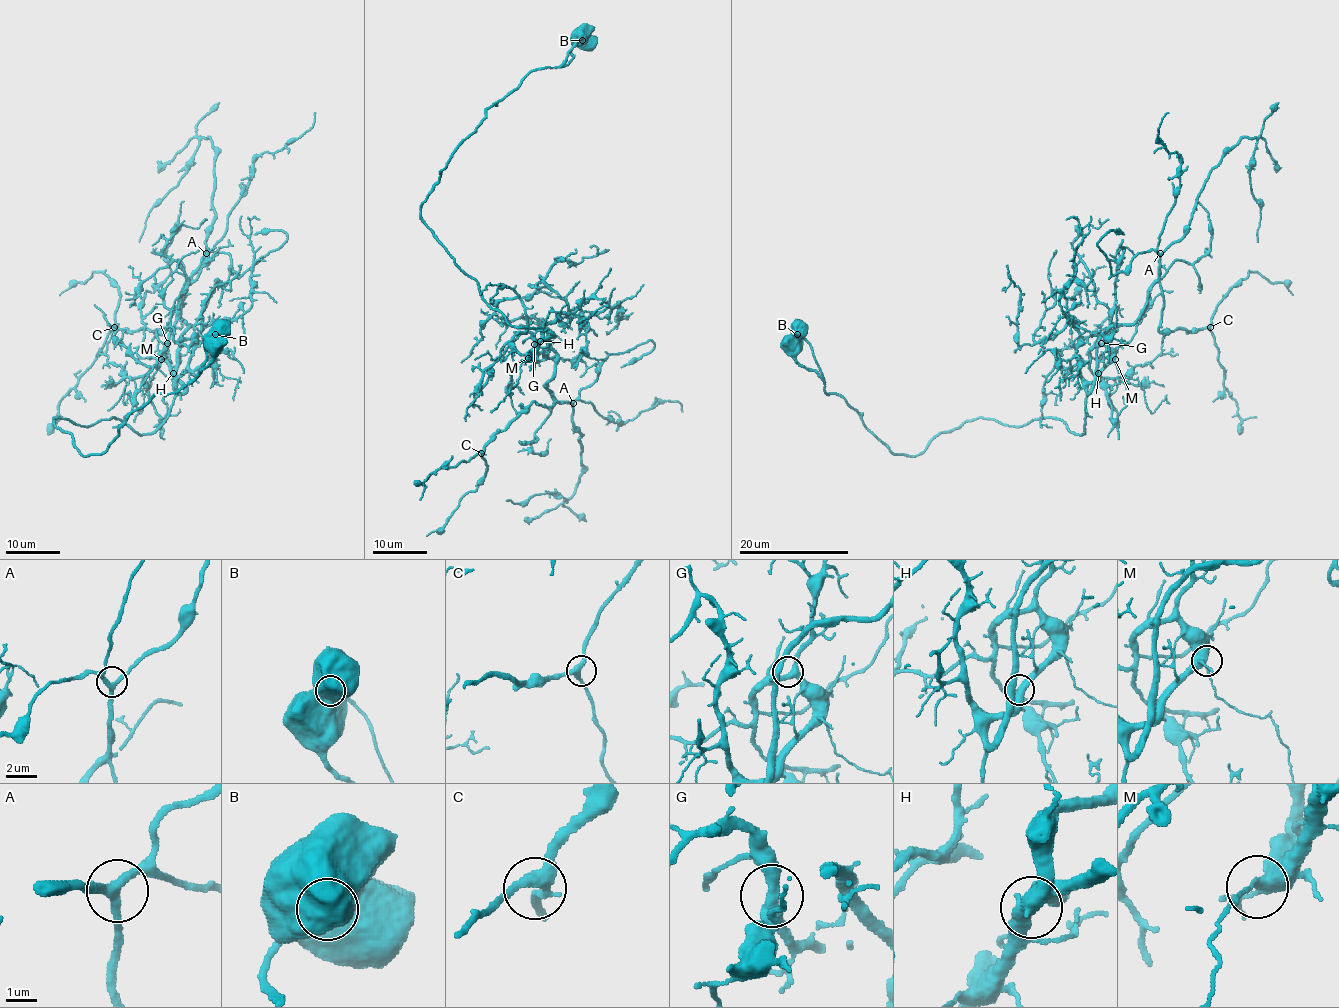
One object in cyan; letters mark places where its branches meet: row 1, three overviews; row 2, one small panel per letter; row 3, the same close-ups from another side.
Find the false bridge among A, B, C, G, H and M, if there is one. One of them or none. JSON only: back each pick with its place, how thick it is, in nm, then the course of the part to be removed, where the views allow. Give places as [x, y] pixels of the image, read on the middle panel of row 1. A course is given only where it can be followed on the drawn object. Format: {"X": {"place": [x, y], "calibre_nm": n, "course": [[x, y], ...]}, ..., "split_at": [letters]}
{"B": {"place": [582, 40], "calibre_nm": 1600, "course": [[582, 40], [571, 48], [573, 57], [568, 63], [563, 67], [553, 67]]}, "split_at": ["B"]}

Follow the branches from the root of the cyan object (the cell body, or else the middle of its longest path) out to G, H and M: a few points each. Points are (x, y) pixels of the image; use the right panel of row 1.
G: (791, 343), (827, 394), (911, 456), (977, 418), (1059, 418), (1082, 434), (1086, 387), (1111, 358), (1101, 343)
H: (791, 343), (827, 394), (911, 456), (977, 418), (1059, 418), (1082, 434), (1098, 373)
M: (791, 343), (827, 394), (911, 456), (977, 418), (1059, 418), (1082, 434), (1086, 387), (1115, 359)

